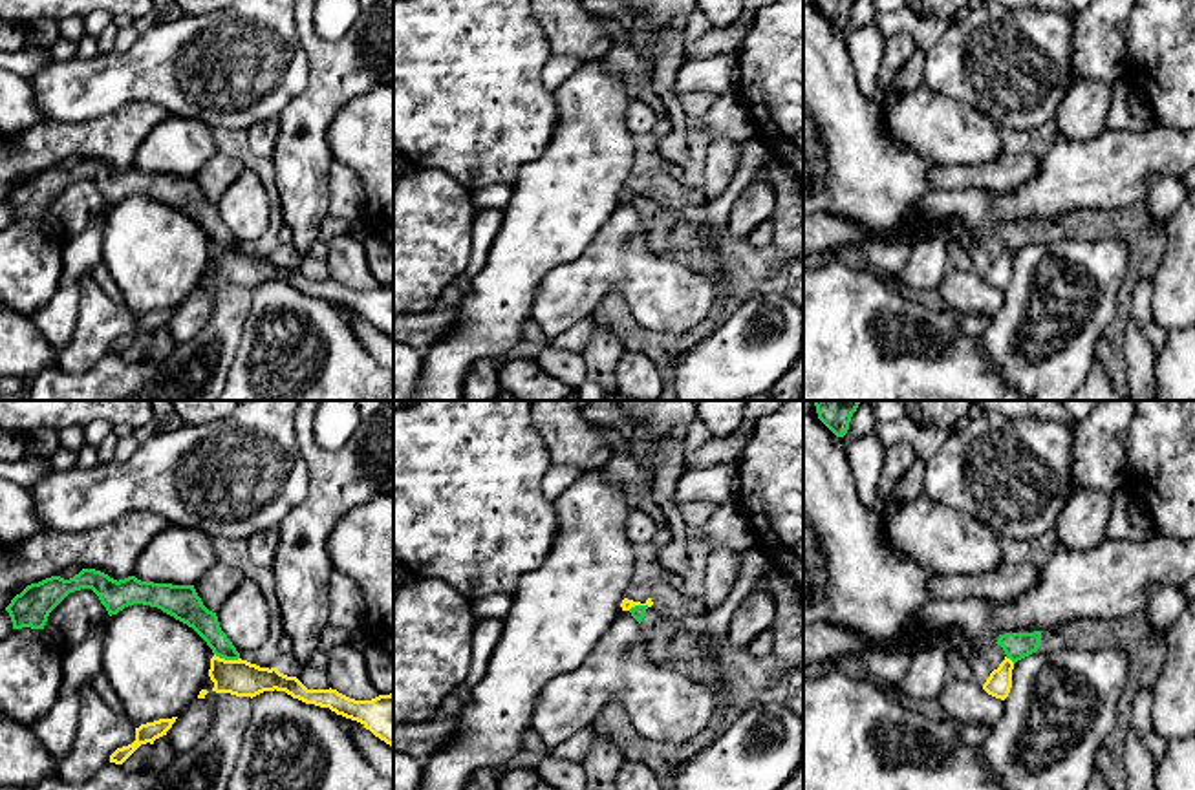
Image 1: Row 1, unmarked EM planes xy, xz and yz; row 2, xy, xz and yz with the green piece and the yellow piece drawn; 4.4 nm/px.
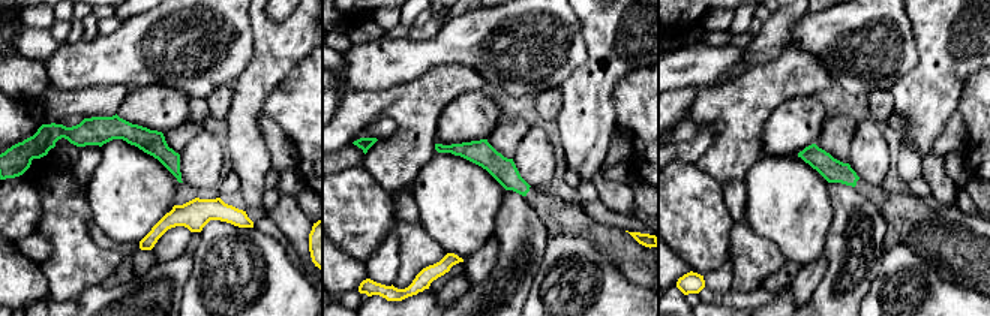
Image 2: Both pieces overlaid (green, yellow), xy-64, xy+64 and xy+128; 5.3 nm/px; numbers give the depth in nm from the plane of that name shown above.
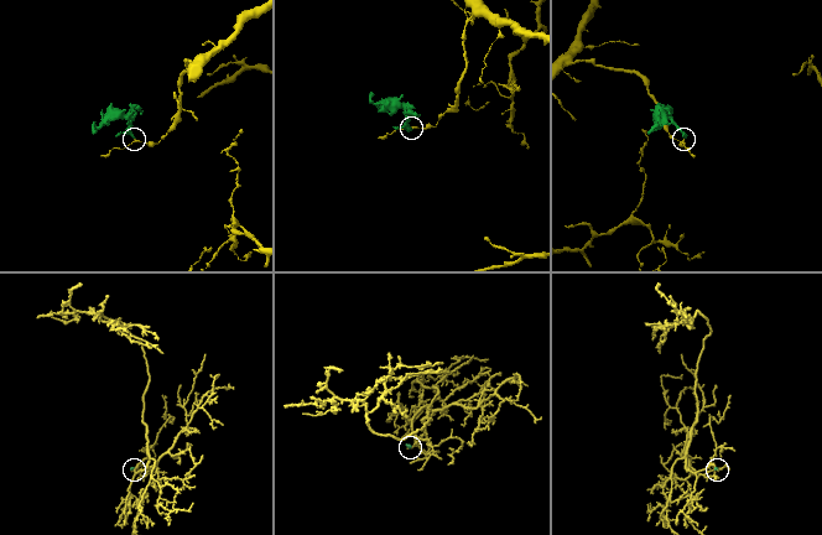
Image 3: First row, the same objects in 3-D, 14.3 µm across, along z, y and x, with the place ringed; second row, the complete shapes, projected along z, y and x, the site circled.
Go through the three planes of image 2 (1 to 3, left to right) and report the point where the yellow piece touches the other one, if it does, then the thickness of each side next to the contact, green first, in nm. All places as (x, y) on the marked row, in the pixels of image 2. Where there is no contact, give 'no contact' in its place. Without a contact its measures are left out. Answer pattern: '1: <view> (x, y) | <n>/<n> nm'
1: no contact
2: no contact
3: no contact

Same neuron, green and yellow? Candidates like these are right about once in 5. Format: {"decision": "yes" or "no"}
{"decision": "no"}

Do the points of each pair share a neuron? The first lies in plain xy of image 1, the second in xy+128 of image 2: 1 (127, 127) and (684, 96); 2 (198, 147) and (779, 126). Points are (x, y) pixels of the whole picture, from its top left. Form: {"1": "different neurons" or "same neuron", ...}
{"1": "different neurons", "2": "same neuron"}

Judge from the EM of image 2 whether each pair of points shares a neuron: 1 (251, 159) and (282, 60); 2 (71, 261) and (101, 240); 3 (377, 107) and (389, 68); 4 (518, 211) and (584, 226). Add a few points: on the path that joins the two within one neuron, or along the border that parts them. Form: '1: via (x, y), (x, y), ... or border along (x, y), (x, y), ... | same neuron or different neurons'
1: via (248, 135), (248, 95), (258, 84) | same neuron
2: border along (92, 219), (92, 238), (99, 246), (123, 255) | different neurons
3: border along (414, 78), (381, 90), (347, 92) | different neurons
4: border along (518, 193), (546, 220), (549, 232) | different neurons

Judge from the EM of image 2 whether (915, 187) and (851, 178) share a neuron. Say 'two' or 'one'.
two

